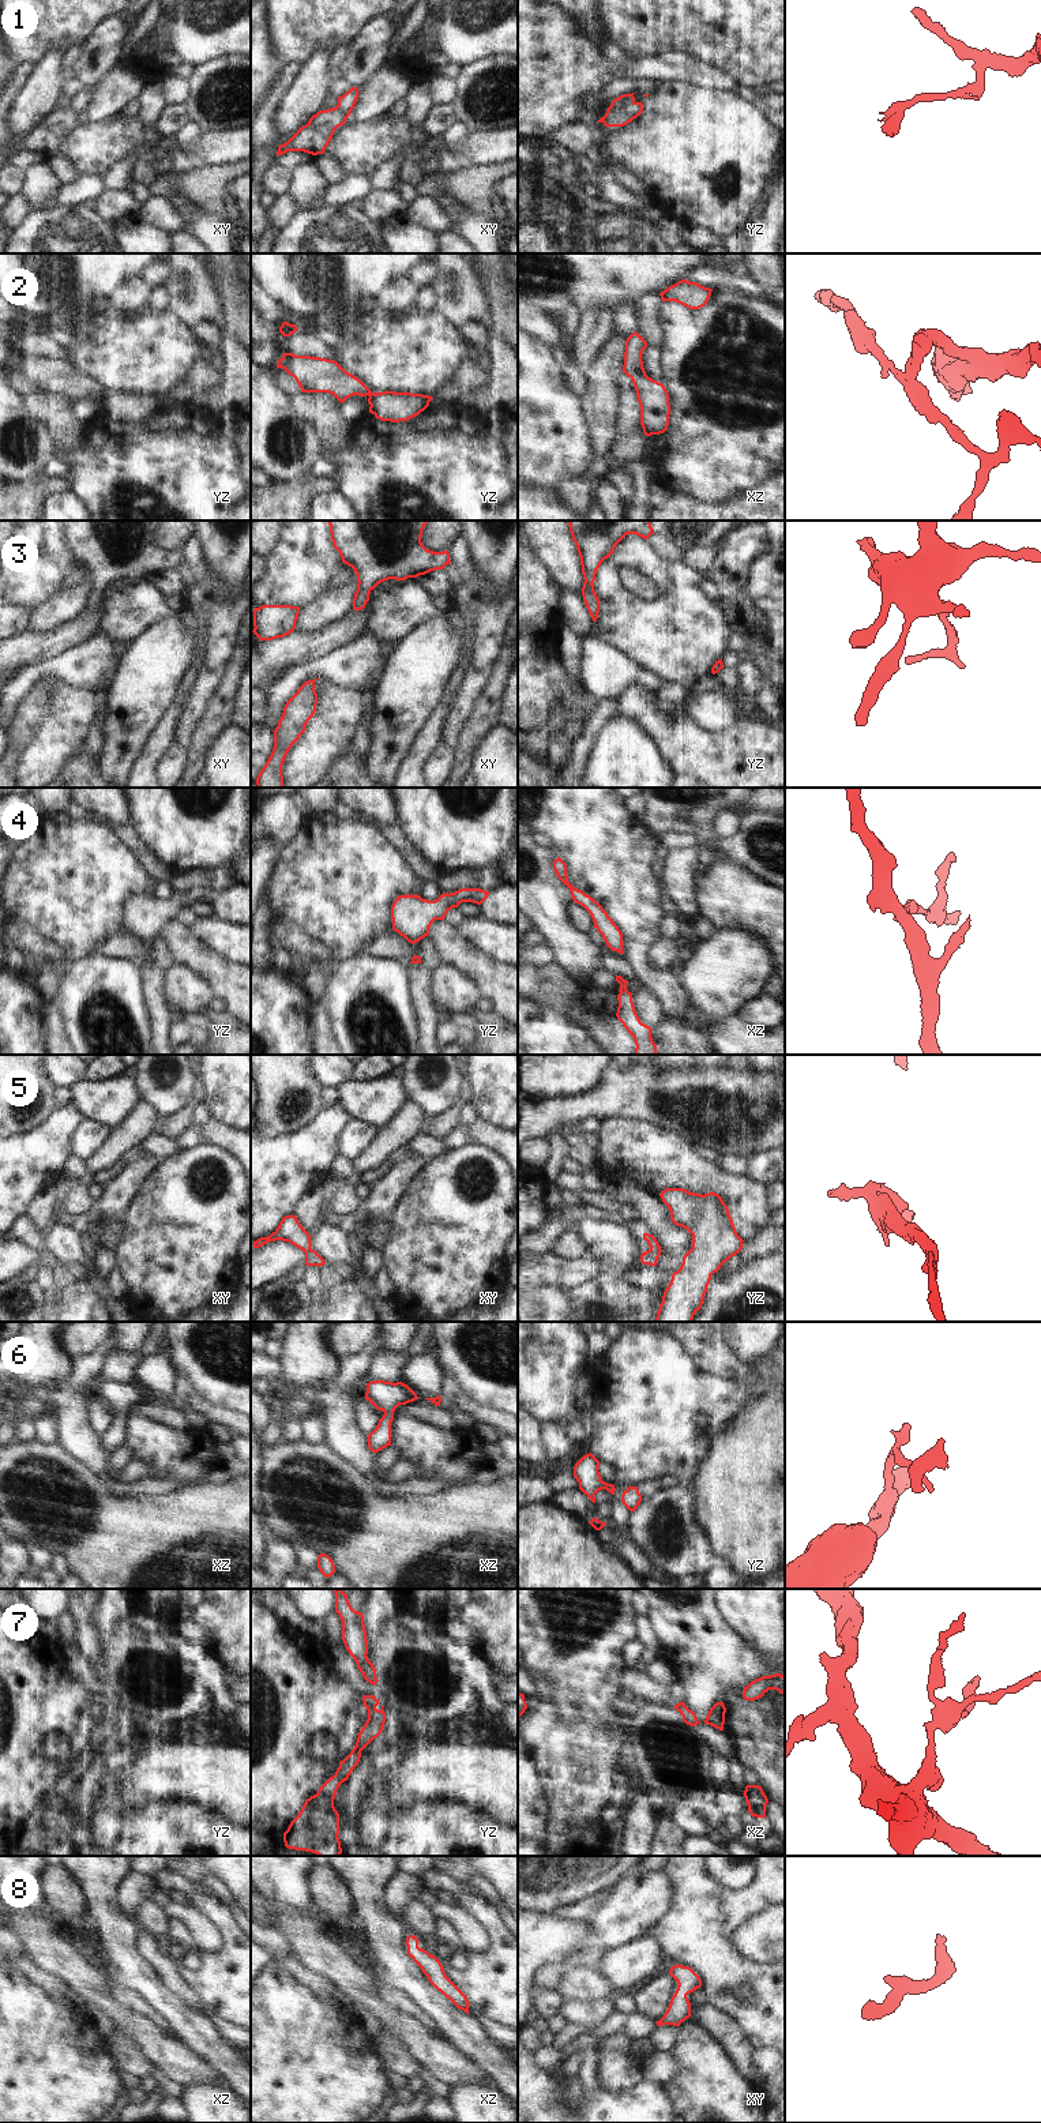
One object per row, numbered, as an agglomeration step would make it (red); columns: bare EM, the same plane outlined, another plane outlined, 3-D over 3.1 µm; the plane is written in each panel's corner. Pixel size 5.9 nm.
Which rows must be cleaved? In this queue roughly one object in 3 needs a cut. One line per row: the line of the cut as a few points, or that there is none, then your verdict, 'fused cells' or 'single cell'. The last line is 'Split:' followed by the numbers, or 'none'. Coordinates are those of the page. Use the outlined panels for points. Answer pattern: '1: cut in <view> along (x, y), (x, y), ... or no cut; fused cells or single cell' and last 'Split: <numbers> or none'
1: cut in yz along (634, 100), (627, 102), (607, 126); fused cells
2: cut in xz along (645, 374), (631, 378); fused cells
3: no cut; single cell
4: no cut; single cell
5: no cut; single cell
6: no cut; single cell
7: no cut; single cell
8: no cut; single cell
Split: 1, 2

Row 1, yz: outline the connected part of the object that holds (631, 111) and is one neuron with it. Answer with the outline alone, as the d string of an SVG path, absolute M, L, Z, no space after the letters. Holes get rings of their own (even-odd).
M630 102L621 110L619 110L610 120L608 127L623 127L640 116L643 110L642 102Z

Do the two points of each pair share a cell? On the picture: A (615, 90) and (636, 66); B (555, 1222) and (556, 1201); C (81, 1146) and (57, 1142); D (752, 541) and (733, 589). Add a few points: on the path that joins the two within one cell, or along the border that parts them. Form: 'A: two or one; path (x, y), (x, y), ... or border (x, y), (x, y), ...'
A: two; border (624, 76), (657, 81)
B: two; border (564, 1203), (549, 1209)
C: two; border (82, 1120), (70, 1137)
D: one; path (741, 553), (741, 577)

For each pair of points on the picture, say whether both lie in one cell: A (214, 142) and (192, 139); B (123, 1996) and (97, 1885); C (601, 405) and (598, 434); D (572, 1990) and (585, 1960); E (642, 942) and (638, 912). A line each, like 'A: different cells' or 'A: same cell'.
A: different cells
B: different cells
C: same cell
D: different cells
E: same cell

